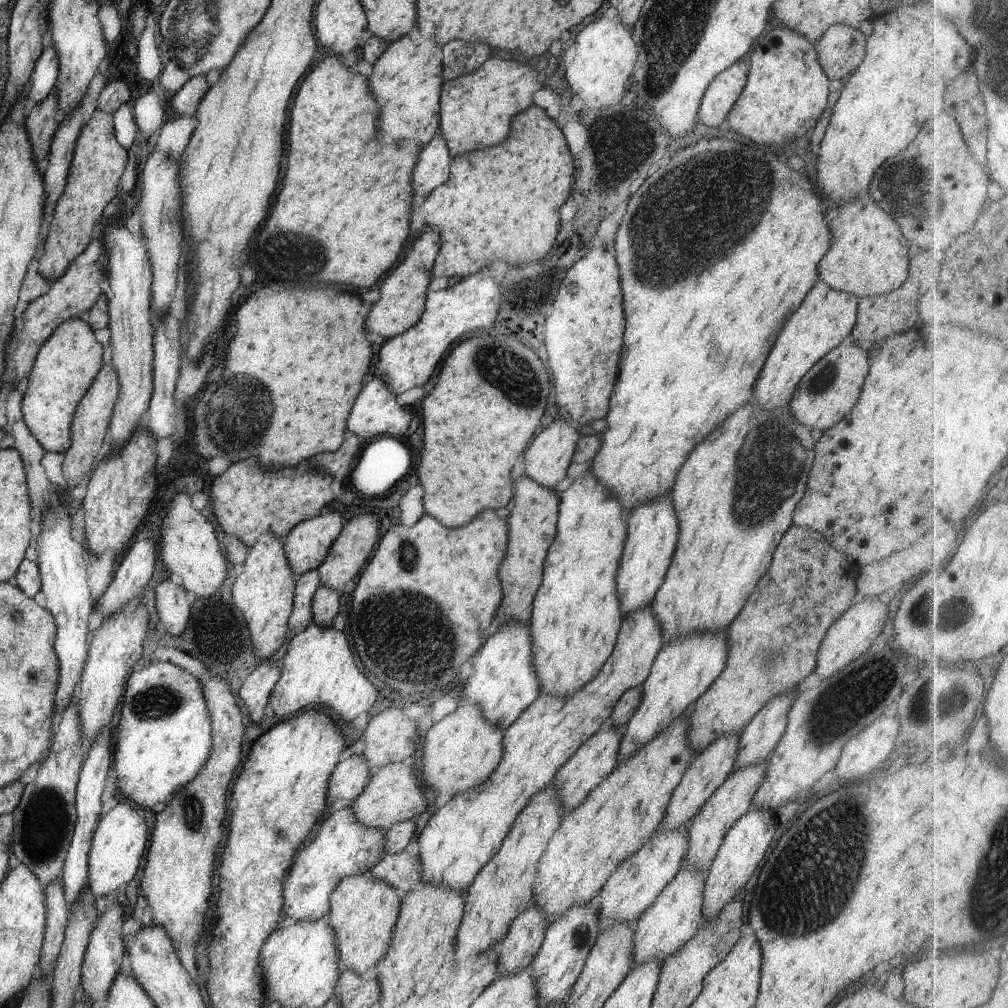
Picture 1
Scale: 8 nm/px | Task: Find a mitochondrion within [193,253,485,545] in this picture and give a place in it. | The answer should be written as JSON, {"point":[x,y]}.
{"point":[246,399]}

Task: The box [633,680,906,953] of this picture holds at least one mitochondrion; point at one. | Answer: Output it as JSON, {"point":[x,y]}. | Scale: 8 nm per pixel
{"point":[818,867]}

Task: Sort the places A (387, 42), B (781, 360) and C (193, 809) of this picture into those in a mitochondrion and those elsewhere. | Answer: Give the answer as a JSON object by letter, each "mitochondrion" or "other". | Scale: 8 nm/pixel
{"A":"other","B":"other","C":"mitochondrion"}

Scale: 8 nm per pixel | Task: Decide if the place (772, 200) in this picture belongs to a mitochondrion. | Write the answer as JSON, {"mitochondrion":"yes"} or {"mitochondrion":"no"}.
{"mitochondrion":"no"}

